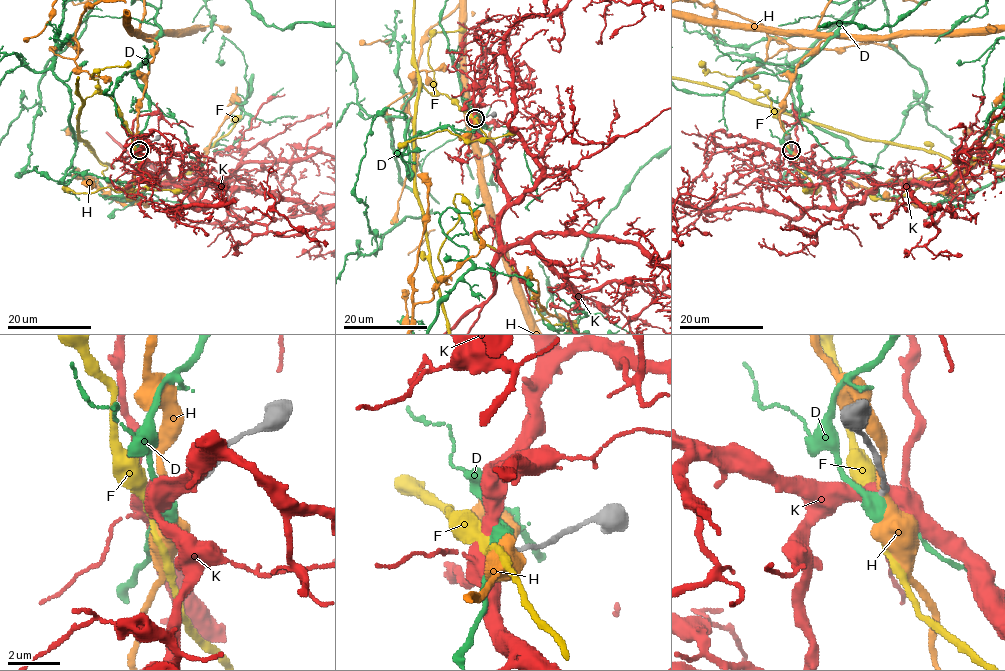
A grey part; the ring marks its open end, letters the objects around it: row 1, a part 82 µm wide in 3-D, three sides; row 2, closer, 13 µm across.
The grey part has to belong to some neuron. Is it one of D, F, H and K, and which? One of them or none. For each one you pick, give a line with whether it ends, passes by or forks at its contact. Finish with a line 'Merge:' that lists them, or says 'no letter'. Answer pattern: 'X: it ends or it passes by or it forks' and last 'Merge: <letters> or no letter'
F: it passes by
Merge: F

